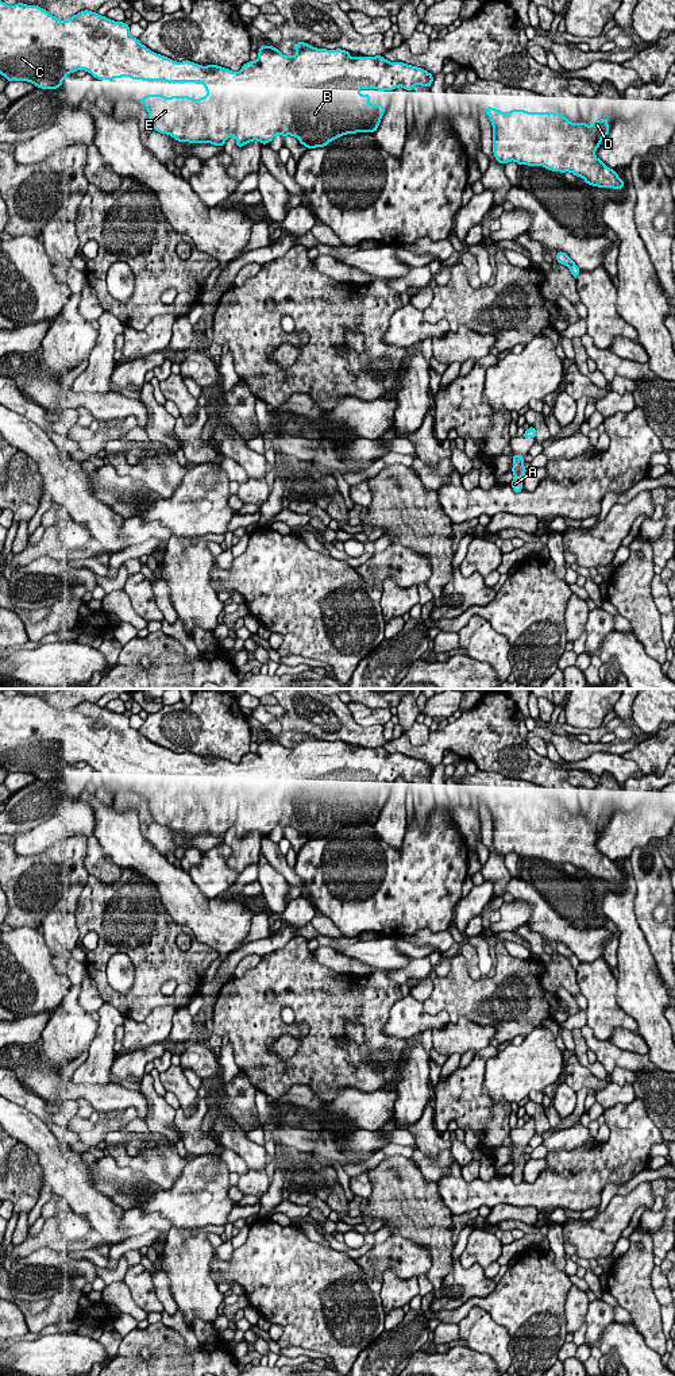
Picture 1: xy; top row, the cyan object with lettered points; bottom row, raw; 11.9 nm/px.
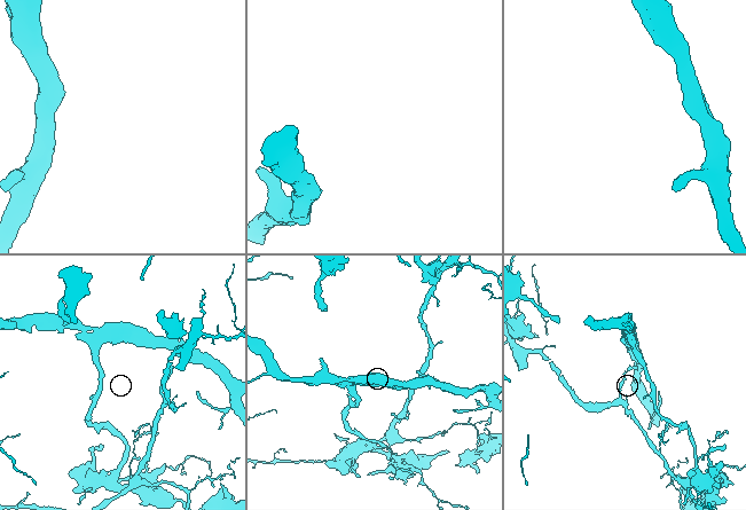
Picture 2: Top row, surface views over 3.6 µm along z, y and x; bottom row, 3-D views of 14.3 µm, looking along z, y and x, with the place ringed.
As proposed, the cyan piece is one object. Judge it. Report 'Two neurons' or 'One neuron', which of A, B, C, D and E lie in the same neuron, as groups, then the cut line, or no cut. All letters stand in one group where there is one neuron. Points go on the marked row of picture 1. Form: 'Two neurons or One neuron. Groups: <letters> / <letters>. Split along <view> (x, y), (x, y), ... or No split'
One neuron. Groups: A B C D E. No split

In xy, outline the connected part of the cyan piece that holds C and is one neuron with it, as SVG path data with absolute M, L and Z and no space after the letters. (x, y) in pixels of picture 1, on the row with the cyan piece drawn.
M0 0L0 74L7 81L27 81L36 88L57 89L69 73L86 70L94 78L113 80L130 77L143 81L166 82L201 82L207 96L193 99L189 96L146 95L139 100L147 108L148 119L154 131L170 135L178 142L211 143L223 146L230 136L235 136L238 147L258 140L267 144L275 135L292 135L306 149L324 147L329 142L356 132L375 132L385 112L385 105L371 104L370 95L360 95L359 89L393 90L402 86L413 90L418 84L429 88L433 76L423 68L404 62L389 62L382 55L351 57L348 51L336 49L317 49L304 42L297 42L293 49L296 55L284 55L273 46L261 46L258 58L242 66L239 72L217 65L198 65L190 61L177 62L166 55L157 54L130 35L130 26L115 22L96 12L84 9L69 20L59 20L38 5L18 3L8 5Z

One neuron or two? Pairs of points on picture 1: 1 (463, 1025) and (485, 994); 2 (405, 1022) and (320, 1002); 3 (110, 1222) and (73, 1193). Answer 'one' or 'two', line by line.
1: two
2: two
3: one

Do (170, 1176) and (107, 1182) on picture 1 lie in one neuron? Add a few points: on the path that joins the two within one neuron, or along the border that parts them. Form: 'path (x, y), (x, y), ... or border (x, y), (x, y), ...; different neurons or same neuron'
border (111, 1155), (118, 1166), (141, 1172), (145, 1178); different neurons

